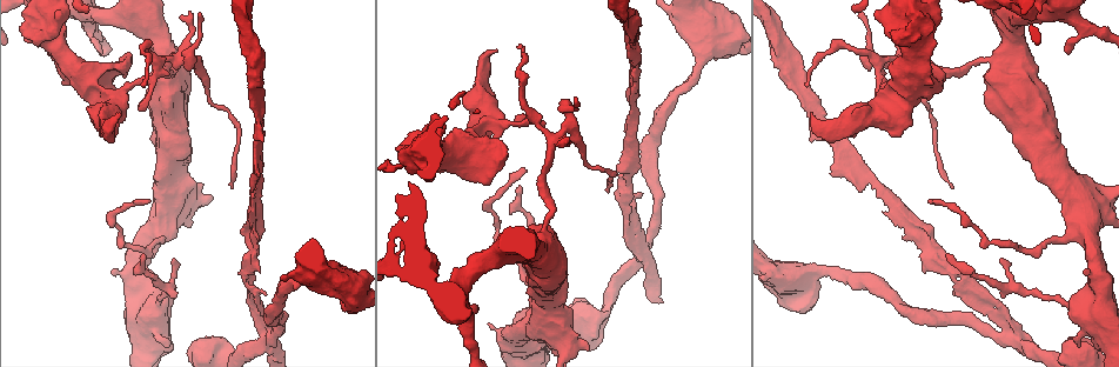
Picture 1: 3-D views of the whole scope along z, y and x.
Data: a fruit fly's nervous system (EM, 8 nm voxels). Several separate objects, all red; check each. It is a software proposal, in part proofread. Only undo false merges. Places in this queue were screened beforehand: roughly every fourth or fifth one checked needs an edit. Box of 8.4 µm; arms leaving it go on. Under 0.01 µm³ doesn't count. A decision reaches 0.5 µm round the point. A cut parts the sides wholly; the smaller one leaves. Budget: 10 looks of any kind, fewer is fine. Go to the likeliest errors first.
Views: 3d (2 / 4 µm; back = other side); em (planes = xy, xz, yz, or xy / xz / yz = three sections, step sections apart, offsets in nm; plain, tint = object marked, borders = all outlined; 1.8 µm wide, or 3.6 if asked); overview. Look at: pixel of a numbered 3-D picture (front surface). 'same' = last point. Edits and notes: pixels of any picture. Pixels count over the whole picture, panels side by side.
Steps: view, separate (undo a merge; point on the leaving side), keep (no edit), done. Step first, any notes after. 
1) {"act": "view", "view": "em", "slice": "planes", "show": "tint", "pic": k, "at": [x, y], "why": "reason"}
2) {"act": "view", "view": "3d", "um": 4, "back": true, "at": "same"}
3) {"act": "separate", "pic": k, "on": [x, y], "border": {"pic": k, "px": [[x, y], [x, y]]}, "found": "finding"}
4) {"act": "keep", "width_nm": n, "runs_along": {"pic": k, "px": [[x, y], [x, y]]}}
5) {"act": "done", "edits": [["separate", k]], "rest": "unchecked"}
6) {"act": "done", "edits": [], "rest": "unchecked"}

{"act": "view", "view": "3d", "um": 4, "back": true, "pic": 1, "at": [268, 333], "why": "four arms meet"}

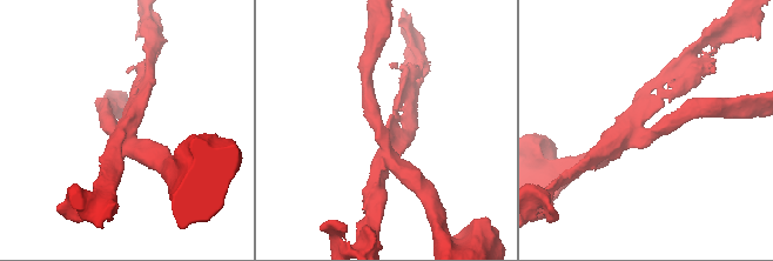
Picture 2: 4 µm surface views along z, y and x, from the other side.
{"act": "view", "view": "em", "slice": "planes", "show": "tint", "pic": 2, "at": [385, 145]}

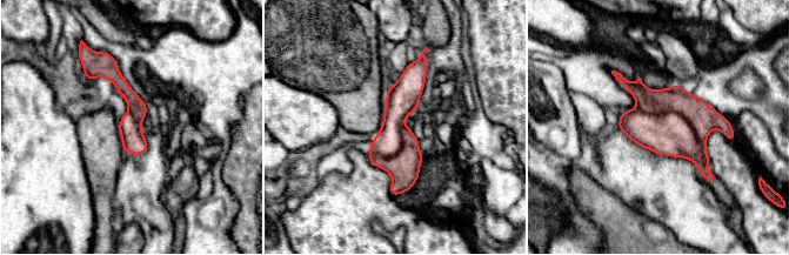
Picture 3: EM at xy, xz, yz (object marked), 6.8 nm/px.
{"act": "separate", "pic": 3, "on": [701, 116], "part_leaving": {"pic": 3, "px": [[617, 75], [728, 134]]}, "found": "a second cell is stuck on"}

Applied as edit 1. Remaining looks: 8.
{"act": "view", "view": "3d", "um": 2, "pic": 1, "at": [136, 81], "why": "thin neck"}

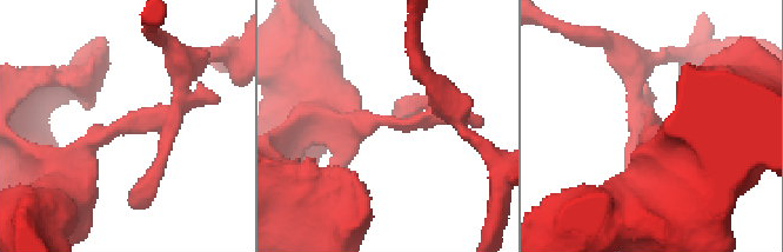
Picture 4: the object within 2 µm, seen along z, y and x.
{"act": "view", "view": "em", "slice": "planes", "show": "plain", "pic": 4, "at": [118, 126]}

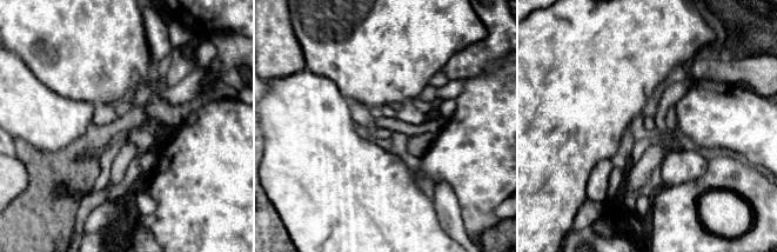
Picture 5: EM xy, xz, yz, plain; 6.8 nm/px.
{"act": "view", "view": "em", "slice": "planes", "show": "borders", "at": "same"}

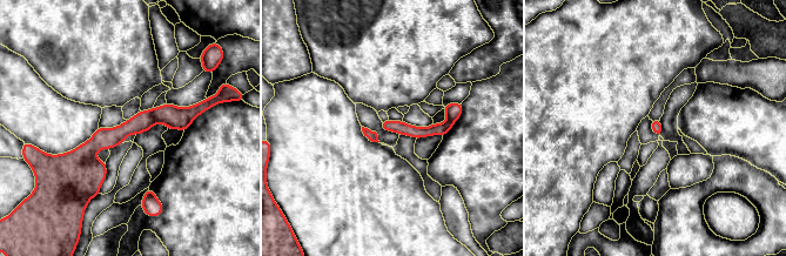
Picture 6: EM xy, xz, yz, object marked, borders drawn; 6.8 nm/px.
{"act": "separate", "pic": 6, "on": [441, 129], "border": {"pic": 6, "px": [[448, 118], [454, 122]]}, "found": "two cells meet here"}

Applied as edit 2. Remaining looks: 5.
{"act": "view", "view": "overview"}

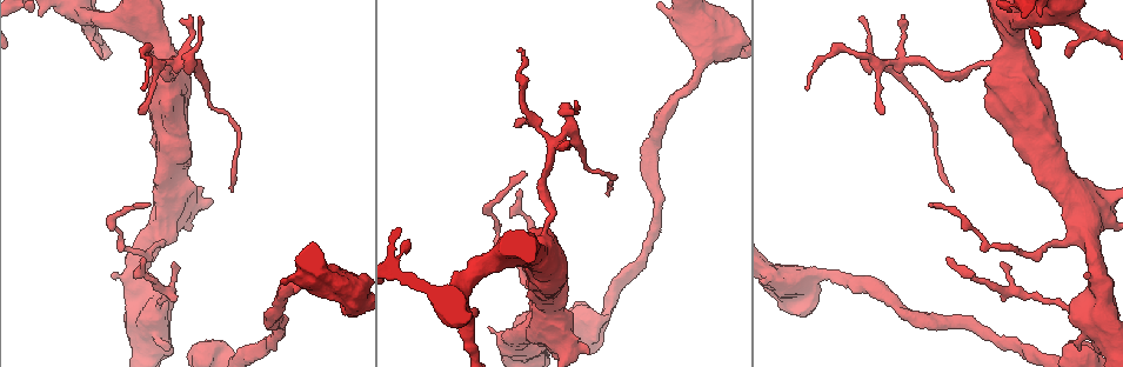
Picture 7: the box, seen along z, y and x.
{"act": "view", "view": "em", "slice": "xy", "step": 4, "show": "tint", "pic": 7, "at": [1078, 309], "why": "thick turns thin"}

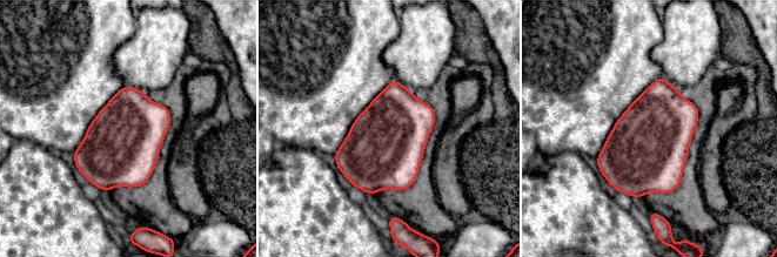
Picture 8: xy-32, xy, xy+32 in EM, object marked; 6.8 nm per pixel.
{"act": "keep", "width_nm": 500, "found": "continuous, no second cell"}

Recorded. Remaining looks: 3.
{"act": "done", "edits": [["separate", 3], ["separate", 6]], "rest": "unchecked"}

